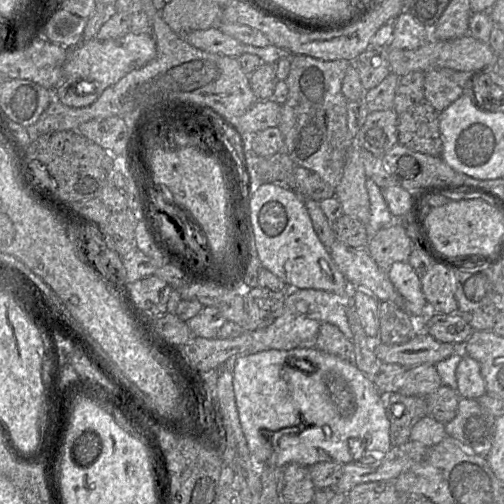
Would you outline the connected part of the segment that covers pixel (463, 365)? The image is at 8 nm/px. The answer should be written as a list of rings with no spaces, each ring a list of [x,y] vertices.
[[[463,355],[457,366],[456,379],[460,398],[477,400],[487,393],[480,364],[468,355]]]

